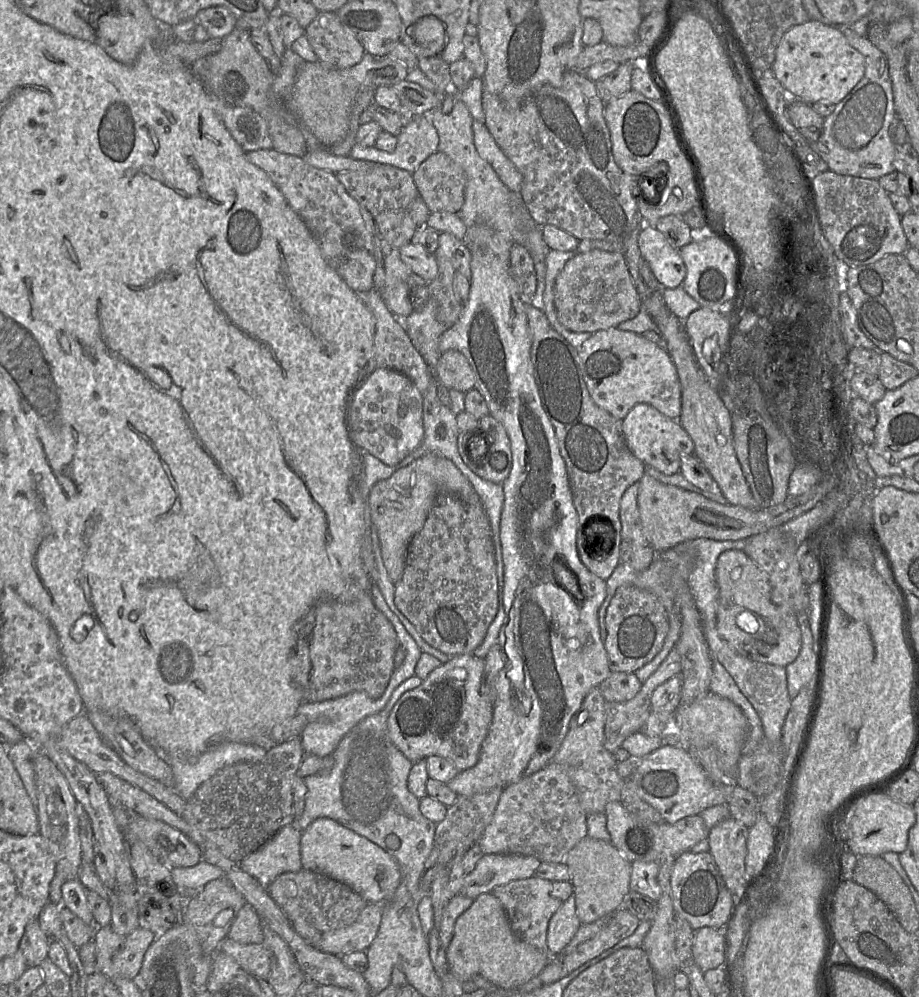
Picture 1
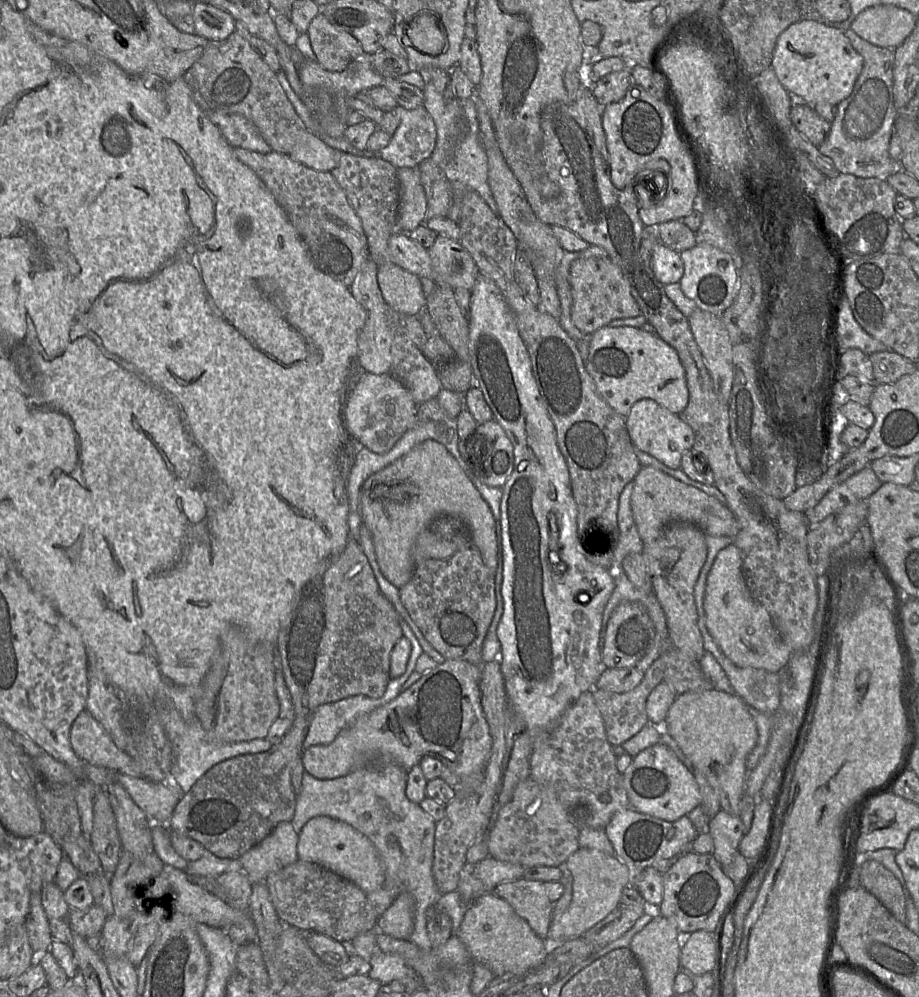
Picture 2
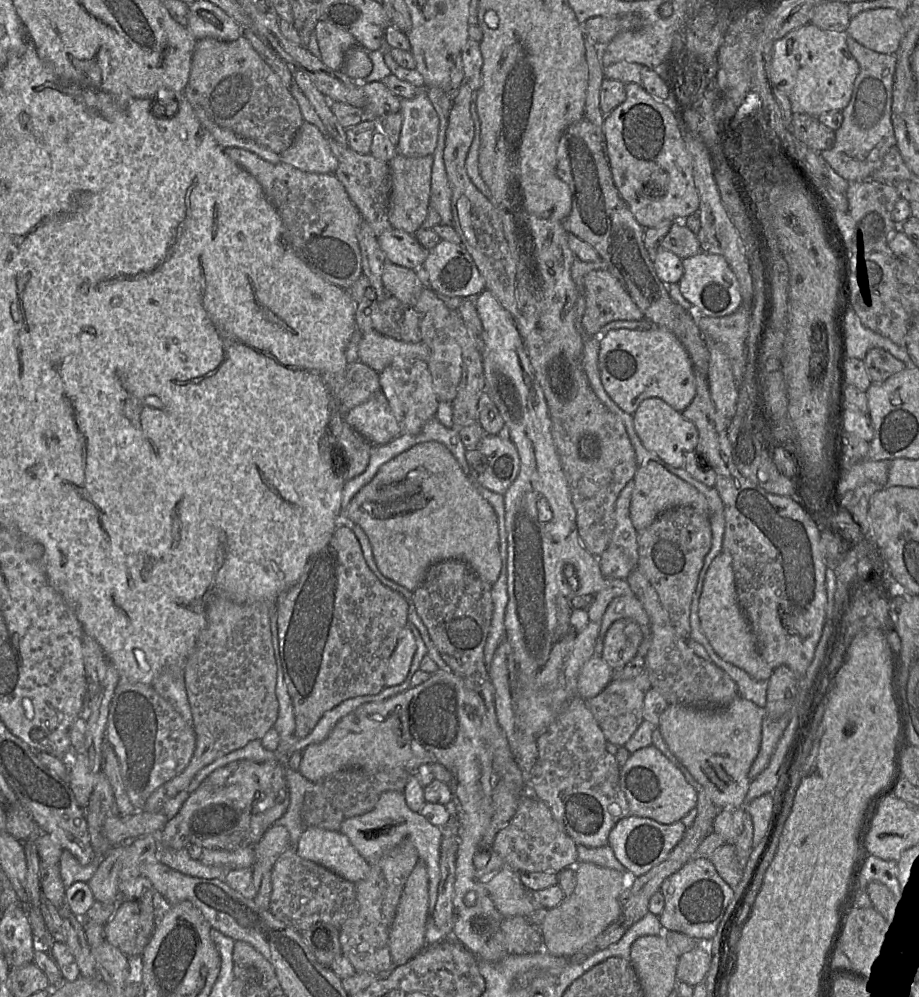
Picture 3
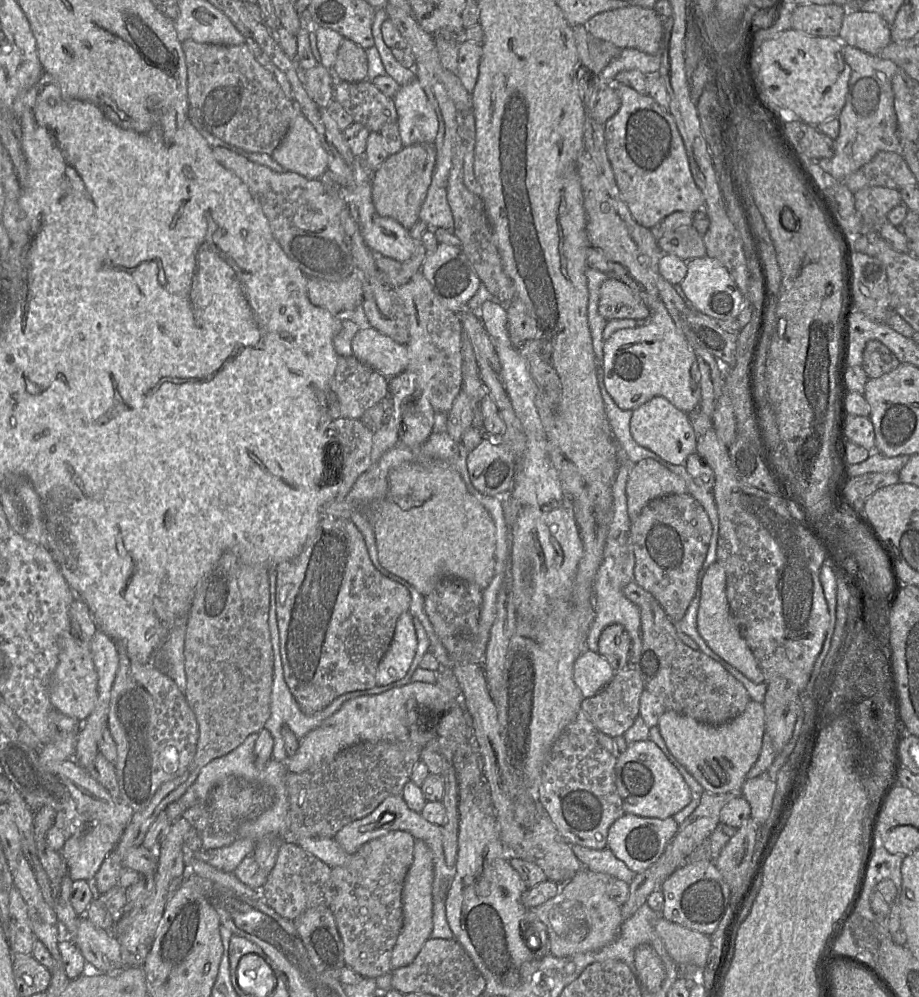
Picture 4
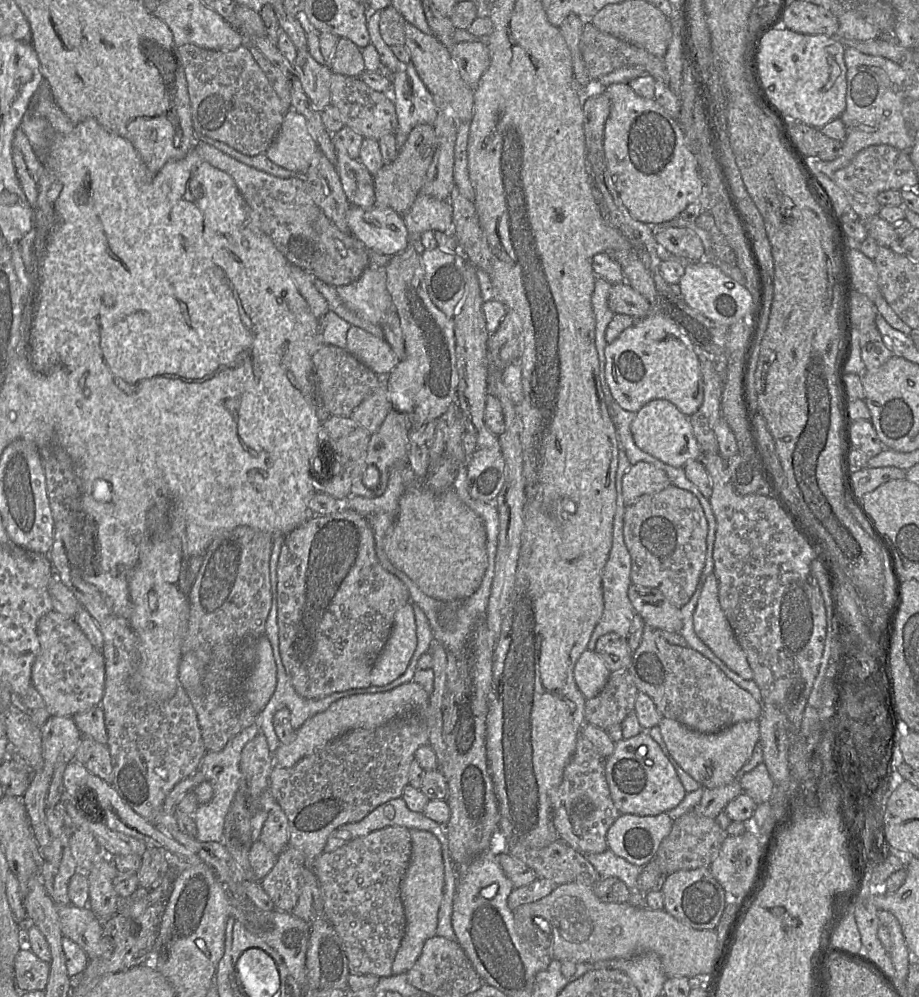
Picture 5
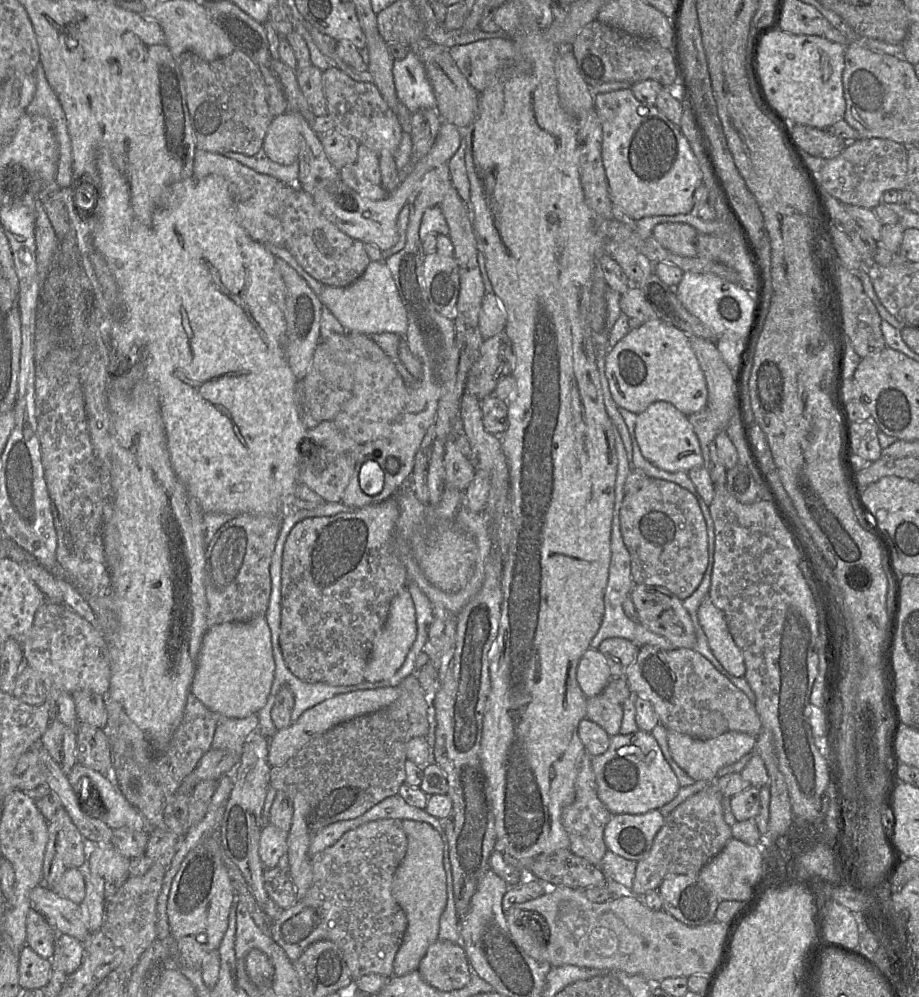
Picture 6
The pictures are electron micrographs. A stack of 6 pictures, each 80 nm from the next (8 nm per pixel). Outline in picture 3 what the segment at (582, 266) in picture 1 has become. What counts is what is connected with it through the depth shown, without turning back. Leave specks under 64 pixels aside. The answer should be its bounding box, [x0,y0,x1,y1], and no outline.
[582,269,644,337]

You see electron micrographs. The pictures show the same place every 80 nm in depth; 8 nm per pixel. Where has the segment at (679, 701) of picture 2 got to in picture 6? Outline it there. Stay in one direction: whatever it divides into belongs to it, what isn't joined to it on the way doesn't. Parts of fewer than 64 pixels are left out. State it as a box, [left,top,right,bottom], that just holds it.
[667,729,757,782]

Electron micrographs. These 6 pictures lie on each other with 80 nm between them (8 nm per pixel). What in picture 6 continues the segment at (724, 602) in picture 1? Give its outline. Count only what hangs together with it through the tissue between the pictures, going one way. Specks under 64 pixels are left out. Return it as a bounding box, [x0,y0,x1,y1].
[697,596,744,677]

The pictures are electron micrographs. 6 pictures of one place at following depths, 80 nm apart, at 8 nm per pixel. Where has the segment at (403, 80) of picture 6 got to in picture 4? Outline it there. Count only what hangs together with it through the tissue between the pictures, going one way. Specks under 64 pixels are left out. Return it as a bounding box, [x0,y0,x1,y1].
[393,79,438,146]

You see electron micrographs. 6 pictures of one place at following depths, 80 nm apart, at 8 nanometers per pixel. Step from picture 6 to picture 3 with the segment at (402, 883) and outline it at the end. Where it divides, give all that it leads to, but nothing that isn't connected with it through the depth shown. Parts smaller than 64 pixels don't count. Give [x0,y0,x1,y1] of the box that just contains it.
[389,859,428,966]

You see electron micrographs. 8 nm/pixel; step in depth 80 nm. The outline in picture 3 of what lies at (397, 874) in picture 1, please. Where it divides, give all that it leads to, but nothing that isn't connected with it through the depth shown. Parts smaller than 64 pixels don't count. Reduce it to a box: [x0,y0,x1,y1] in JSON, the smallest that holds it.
[296,827,370,883]

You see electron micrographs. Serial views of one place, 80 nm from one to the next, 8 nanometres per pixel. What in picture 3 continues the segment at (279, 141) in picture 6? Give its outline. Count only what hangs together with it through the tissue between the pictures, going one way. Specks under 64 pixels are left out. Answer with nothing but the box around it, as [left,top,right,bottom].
[279,121,338,174]

